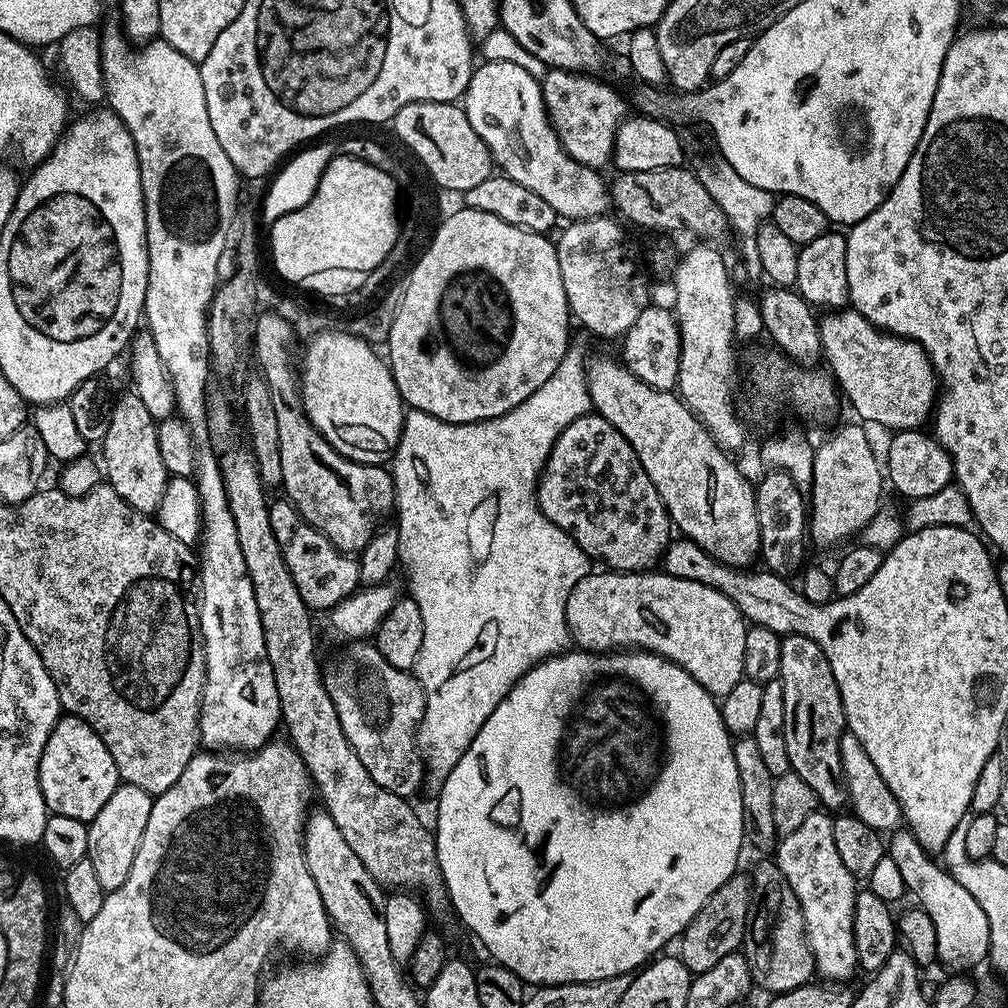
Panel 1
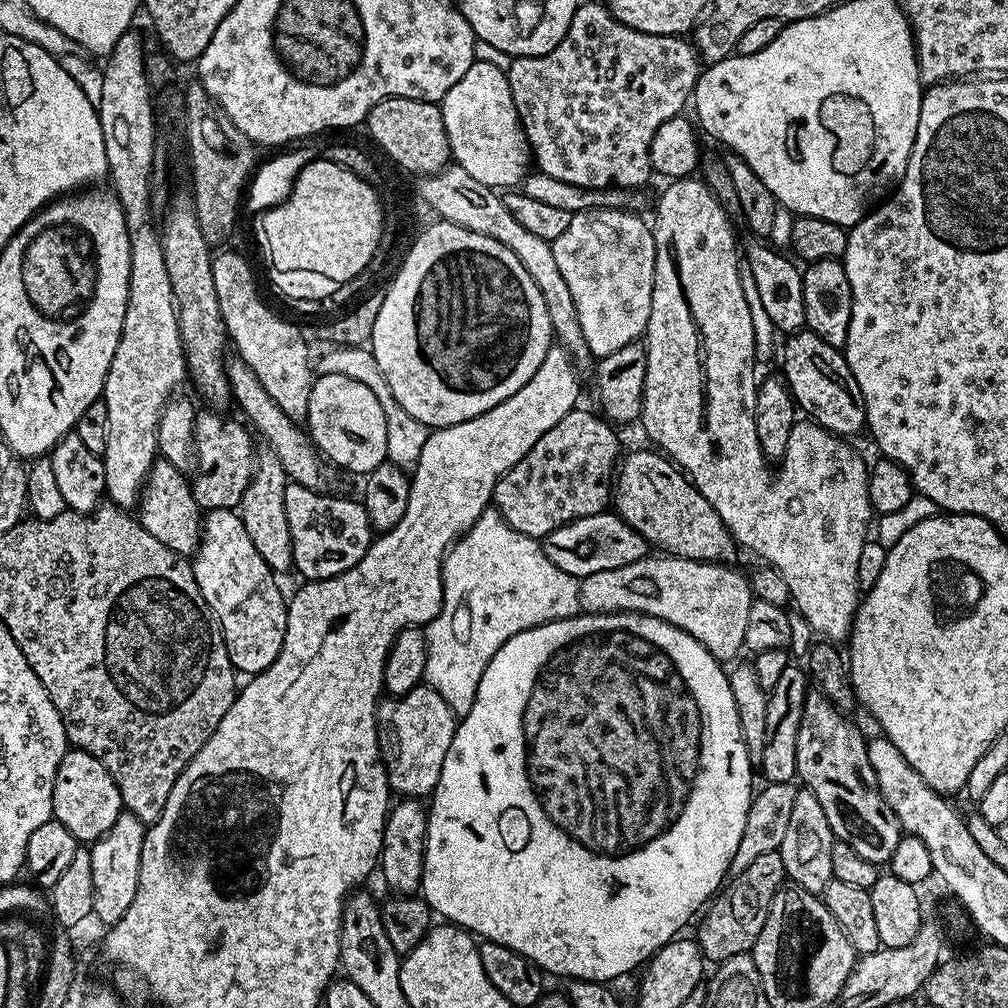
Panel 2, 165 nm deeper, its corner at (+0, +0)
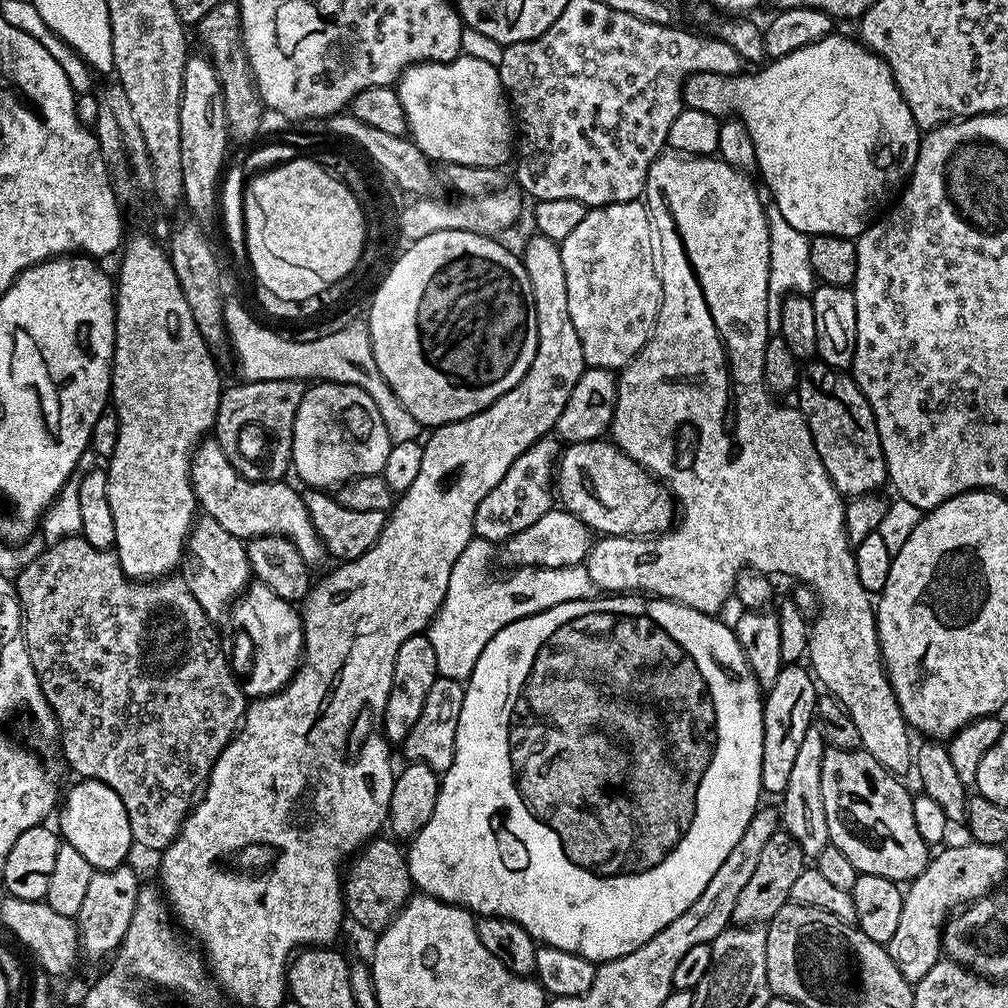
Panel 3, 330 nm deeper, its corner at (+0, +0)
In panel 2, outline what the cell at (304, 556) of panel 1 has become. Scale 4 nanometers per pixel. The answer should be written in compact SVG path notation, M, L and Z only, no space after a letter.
M291 482L286 486L286 522L290 522L292 567L304 575L305 581L334 578L350 570L372 545L374 529L363 503L346 497L344 494L324 495Z

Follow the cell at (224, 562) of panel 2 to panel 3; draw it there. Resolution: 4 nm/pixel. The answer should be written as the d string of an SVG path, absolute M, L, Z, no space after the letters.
M259 582L249 583L243 593L232 601L230 617L248 635L252 643L252 665L248 677L243 677L245 697L273 696L282 691L296 675L304 655L304 622L293 601L278 598L270 586Z

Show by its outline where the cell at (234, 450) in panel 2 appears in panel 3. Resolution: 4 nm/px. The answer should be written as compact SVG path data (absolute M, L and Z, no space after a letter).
M249 380L232 384L223 389L218 402L218 414L214 425L214 439L226 450L226 458L238 474L247 480L283 481L292 468L292 423L306 391L302 380Z

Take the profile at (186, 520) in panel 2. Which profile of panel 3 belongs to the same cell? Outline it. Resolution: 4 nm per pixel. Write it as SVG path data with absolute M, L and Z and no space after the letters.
M201 515L192 525L182 557L182 578L186 586L190 586L190 594L198 598L198 606L206 610L211 620L219 621L219 616L223 612L225 615L231 609L232 601L248 587L251 576L245 541L230 534L230 530L214 522L214 518Z

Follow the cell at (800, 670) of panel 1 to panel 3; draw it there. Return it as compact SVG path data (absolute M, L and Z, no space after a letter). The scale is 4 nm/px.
M828 746L824 749L824 757L822 758L822 806L826 810L829 841L834 846L838 846L838 850L842 850L842 854L846 854L846 858L850 858L850 862L856 867L857 873L878 874L878 878L886 878L897 882L911 882L918 874L922 874L922 870L926 870L930 859L930 845L918 834L918 826L914 822L913 793L911 791L907 792L900 780L903 779L897 778L893 773L888 772L886 766L882 766L882 762L878 762L878 758L874 758L859 747L832 748L832 746Z

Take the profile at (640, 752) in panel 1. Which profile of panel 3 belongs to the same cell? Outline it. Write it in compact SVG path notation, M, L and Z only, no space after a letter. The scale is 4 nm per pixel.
M604 594L597 598L577 598L570 602L551 604L546 610L533 612L518 622L510 622L490 642L486 642L486 650L478 658L471 676L466 681L464 689L464 701L462 702L462 714L458 714L458 734L454 742L454 762L450 770L446 770L440 776L440 793L438 802L434 806L434 814L430 814L430 822L422 826L422 830L411 837L407 845L406 855L408 857L408 869L412 875L412 883L423 895L433 896L447 904L459 904L460 907L468 909L477 917L501 916L507 920L518 922L522 930L526 930L541 945L549 944L558 950L566 950L570 954L578 954L582 958L593 962L603 962L622 958L638 946L650 942L654 934L658 934L674 918L678 918L693 902L700 897L702 890L718 874L718 866L726 862L726 854L734 850L738 838L742 838L742 830L750 826L750 818L754 818L757 808L761 807L762 789L762 730L764 729L764 696L746 662L746 654L742 654L742 646L738 646L738 638L731 627L728 628L722 621L716 620L715 615L707 612L699 612L690 606L675 604L673 600L662 600L659 598L645 598L640 594Z

